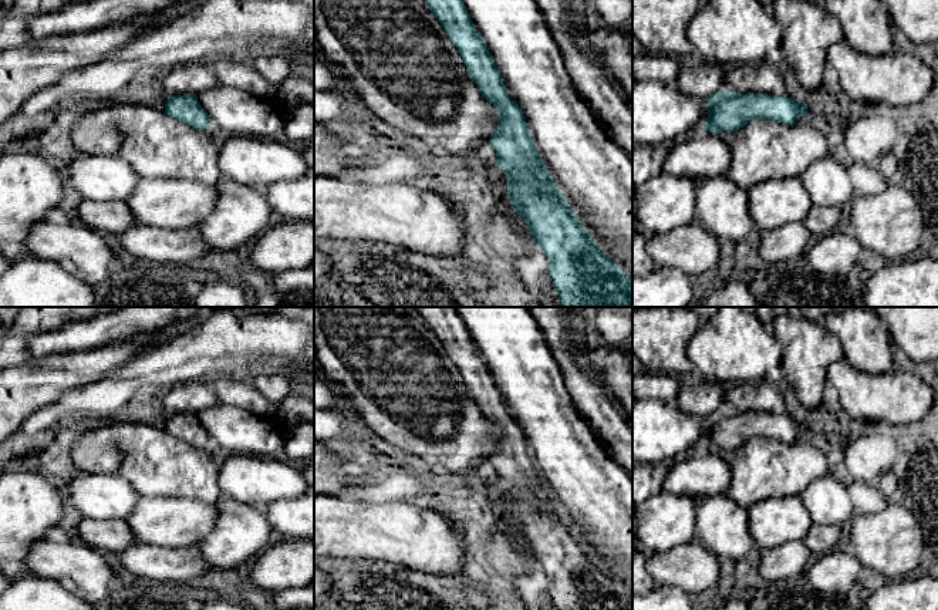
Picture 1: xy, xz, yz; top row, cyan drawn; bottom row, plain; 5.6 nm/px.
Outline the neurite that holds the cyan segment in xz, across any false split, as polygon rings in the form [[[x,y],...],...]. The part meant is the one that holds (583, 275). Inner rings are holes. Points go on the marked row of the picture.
[[[425,1],[442,24],[448,38],[458,48],[470,80],[478,85],[483,98],[499,111],[497,127],[489,144],[496,152],[496,165],[505,172],[506,193],[513,205],[513,212],[522,216],[530,230],[532,242],[539,245],[549,259],[549,276],[557,289],[560,301],[564,307],[632,307],[632,280],[595,246],[593,235],[577,219],[546,169],[529,134],[523,111],[509,97],[496,63],[480,33],[476,31],[463,1]]]

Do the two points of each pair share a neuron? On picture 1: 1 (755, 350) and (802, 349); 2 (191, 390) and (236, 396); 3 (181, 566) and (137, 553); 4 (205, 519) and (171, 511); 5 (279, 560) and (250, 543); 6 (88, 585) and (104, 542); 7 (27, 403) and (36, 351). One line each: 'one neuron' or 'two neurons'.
1: two neurons
2: one neuron
3: one neuron
4: one neuron
5: two neurons
6: two neurons
7: two neurons

